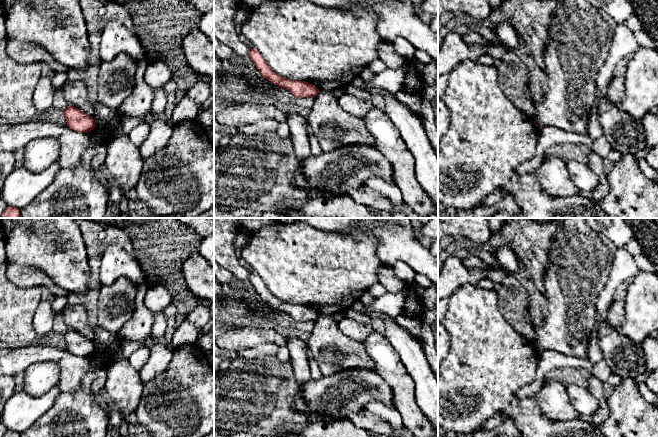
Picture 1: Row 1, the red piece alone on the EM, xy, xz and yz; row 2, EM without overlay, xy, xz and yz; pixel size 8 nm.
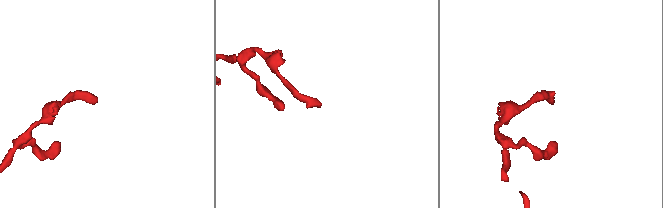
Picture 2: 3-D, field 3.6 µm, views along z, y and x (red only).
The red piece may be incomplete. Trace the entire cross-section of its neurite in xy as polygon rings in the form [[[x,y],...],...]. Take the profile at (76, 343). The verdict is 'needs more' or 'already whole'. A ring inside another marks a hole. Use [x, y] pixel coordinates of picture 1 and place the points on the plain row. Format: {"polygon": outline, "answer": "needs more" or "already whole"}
{"polygon": [[[73,330],[63,335],[67,350],[75,355],[89,357],[96,350],[93,341]]], "answer": "already whole"}

